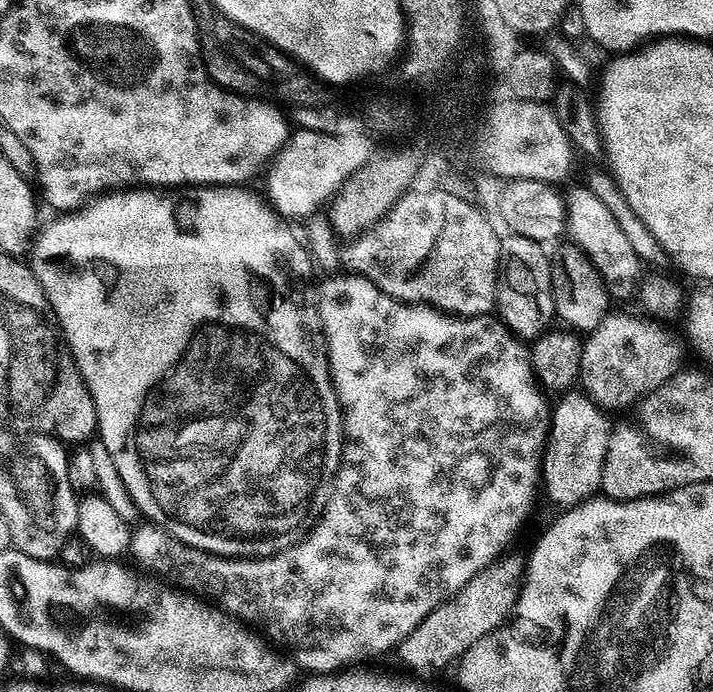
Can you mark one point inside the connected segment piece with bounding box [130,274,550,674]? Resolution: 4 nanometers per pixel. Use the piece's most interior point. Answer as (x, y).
(416, 385)

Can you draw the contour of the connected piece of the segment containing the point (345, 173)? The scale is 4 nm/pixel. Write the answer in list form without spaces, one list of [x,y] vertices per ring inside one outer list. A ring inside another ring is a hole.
[[[300,128],[293,131],[288,143],[271,161],[268,172],[267,203],[273,212],[285,221],[314,216],[327,202],[337,195],[348,179],[371,159],[372,144],[362,134],[338,134]]]

